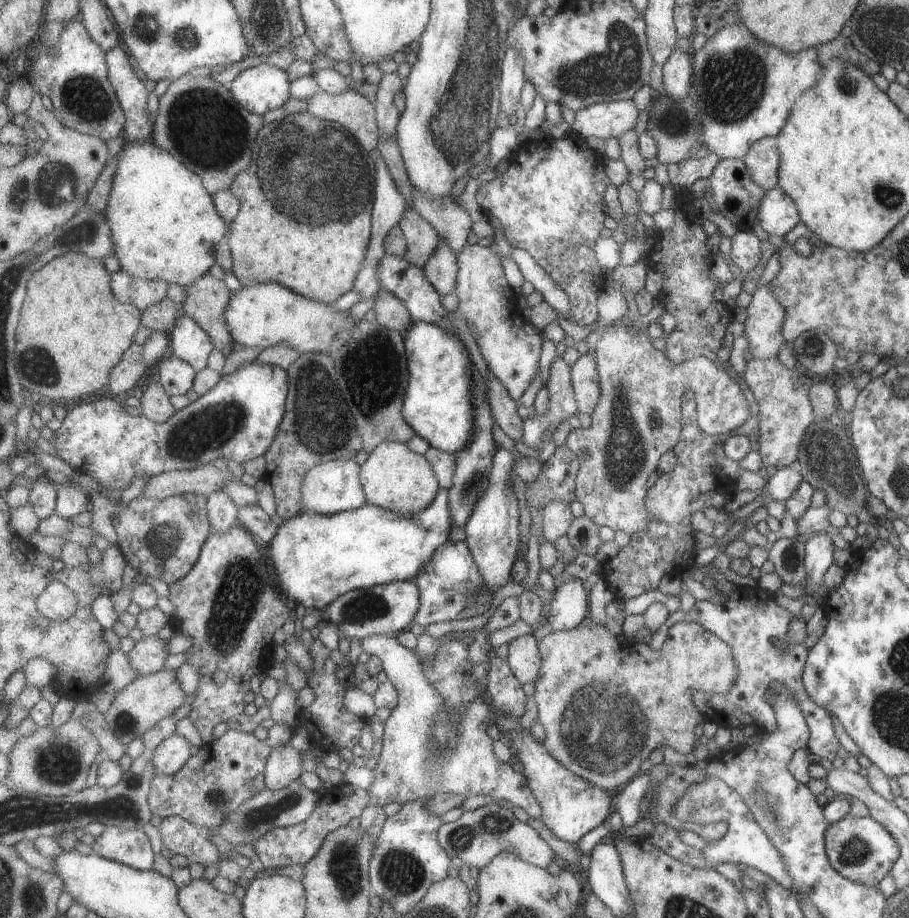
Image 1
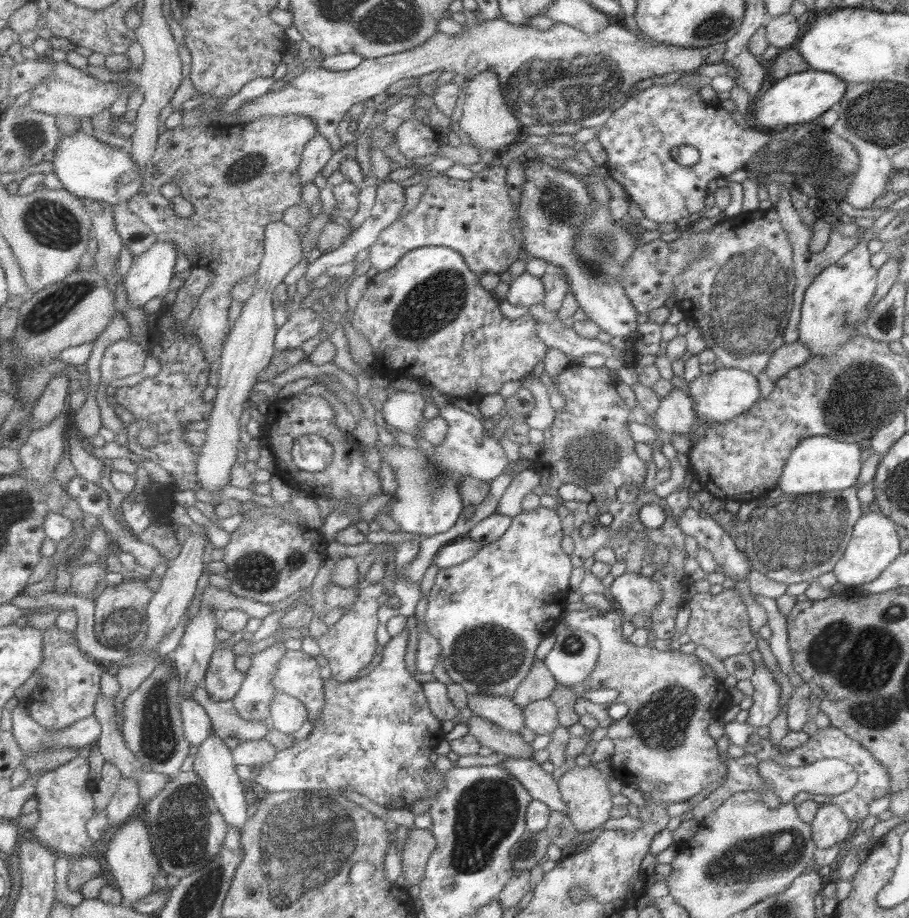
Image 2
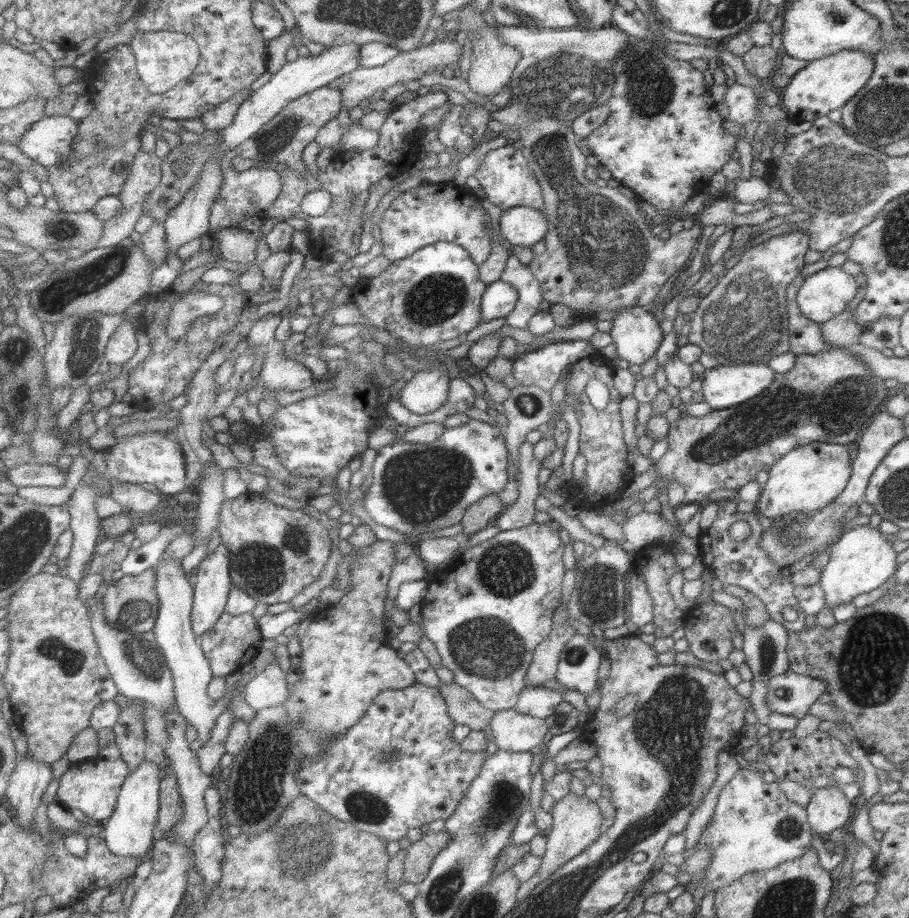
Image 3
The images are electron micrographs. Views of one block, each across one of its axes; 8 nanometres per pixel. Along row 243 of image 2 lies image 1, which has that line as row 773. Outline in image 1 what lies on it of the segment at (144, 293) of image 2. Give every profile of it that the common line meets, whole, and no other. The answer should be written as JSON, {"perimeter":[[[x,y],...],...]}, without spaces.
{"perimeter":[[[175,734],[165,740],[152,756],[152,763],[157,775],[175,775],[185,767],[185,764],[196,754],[193,744]]]}

